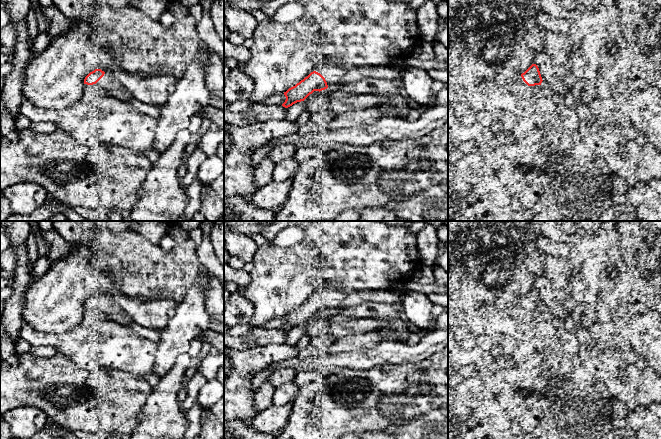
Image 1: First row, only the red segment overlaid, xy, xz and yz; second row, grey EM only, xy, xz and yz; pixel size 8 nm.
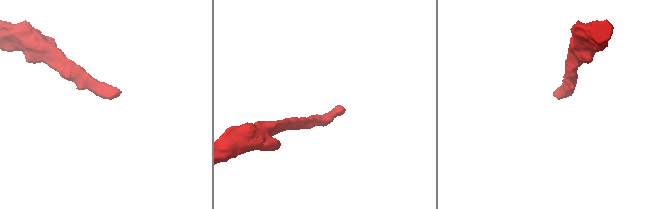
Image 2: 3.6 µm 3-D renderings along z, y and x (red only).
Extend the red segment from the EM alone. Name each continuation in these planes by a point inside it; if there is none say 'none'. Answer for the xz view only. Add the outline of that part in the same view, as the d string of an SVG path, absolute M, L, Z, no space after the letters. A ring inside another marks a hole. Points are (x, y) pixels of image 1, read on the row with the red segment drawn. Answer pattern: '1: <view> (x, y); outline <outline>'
none

